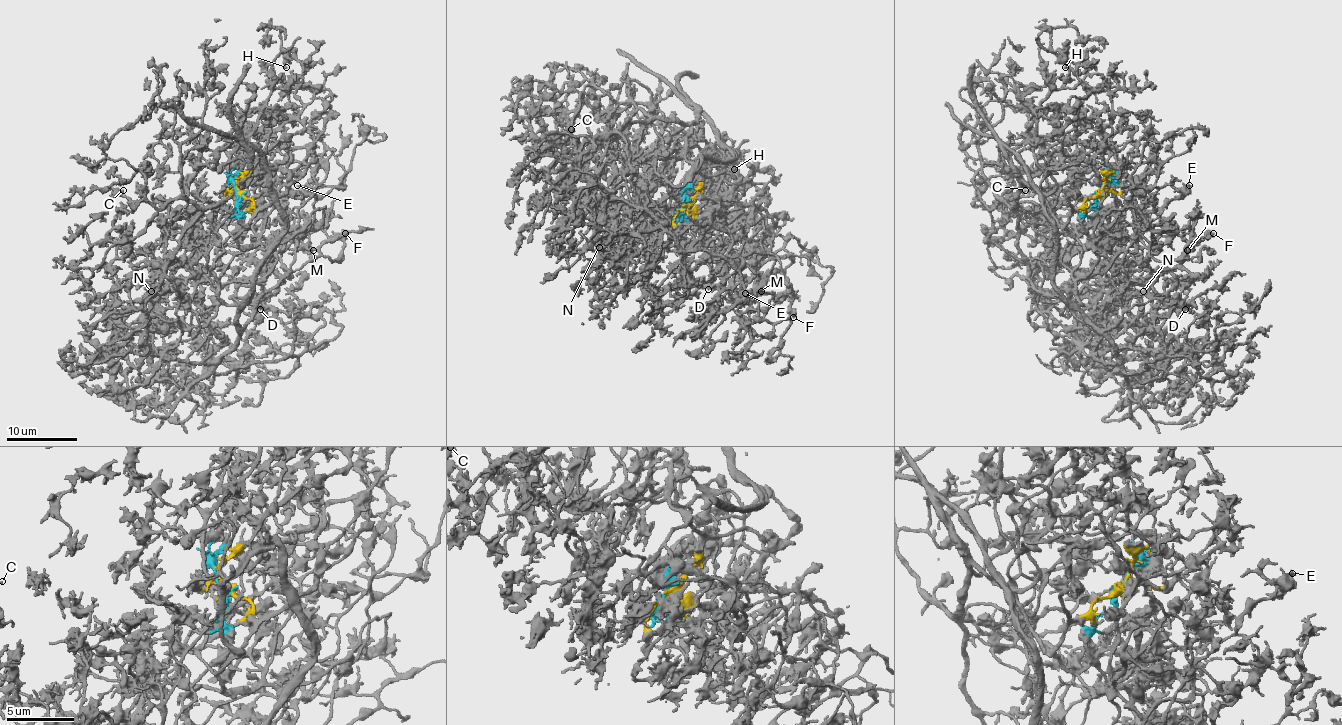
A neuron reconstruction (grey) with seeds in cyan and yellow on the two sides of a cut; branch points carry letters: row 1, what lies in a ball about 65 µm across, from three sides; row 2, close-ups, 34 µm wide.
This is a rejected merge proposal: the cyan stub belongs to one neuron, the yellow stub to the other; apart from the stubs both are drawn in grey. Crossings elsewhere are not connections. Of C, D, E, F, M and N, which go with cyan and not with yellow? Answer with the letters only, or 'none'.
D, E, F, M, N

